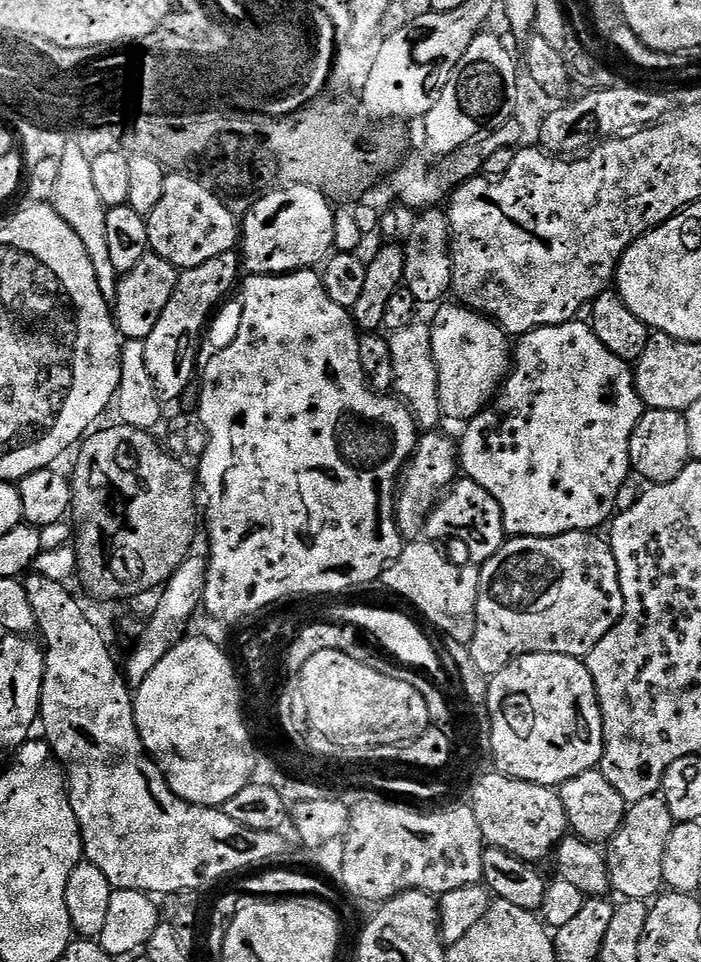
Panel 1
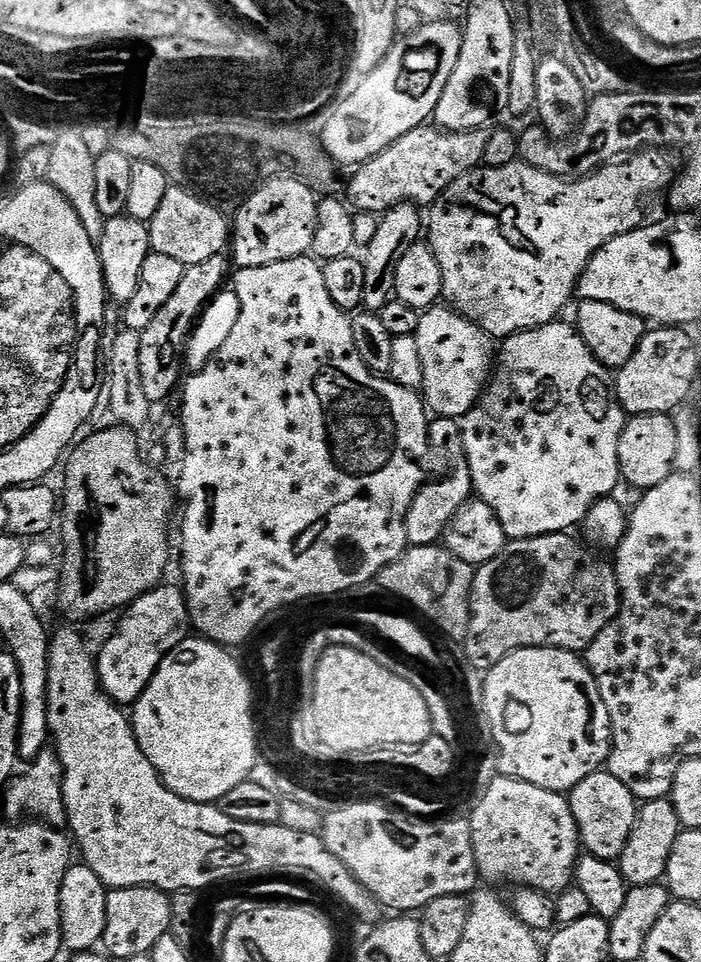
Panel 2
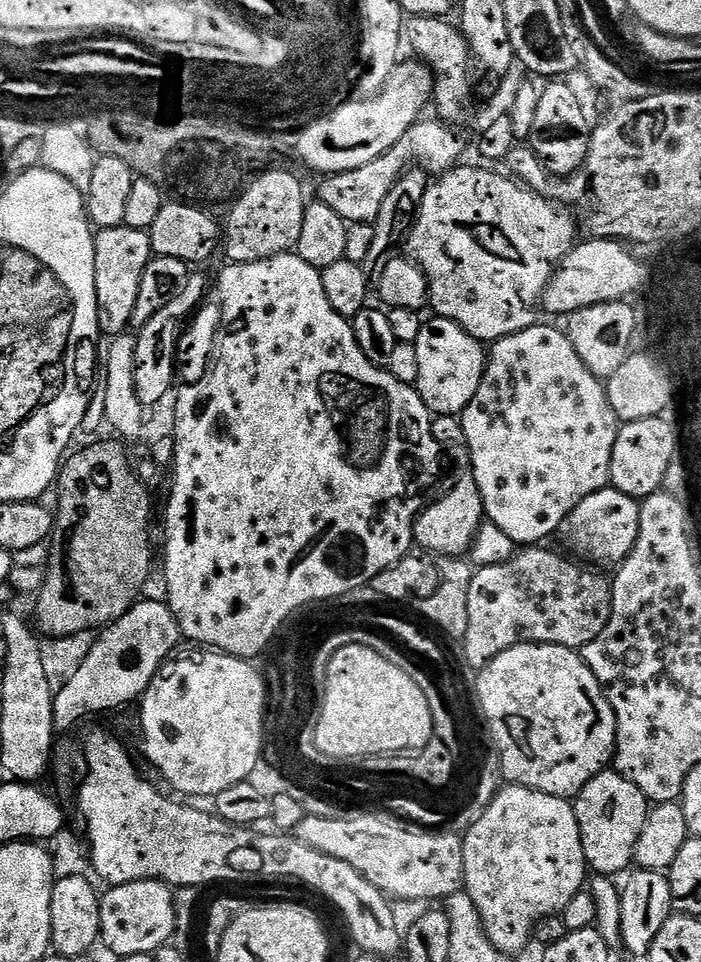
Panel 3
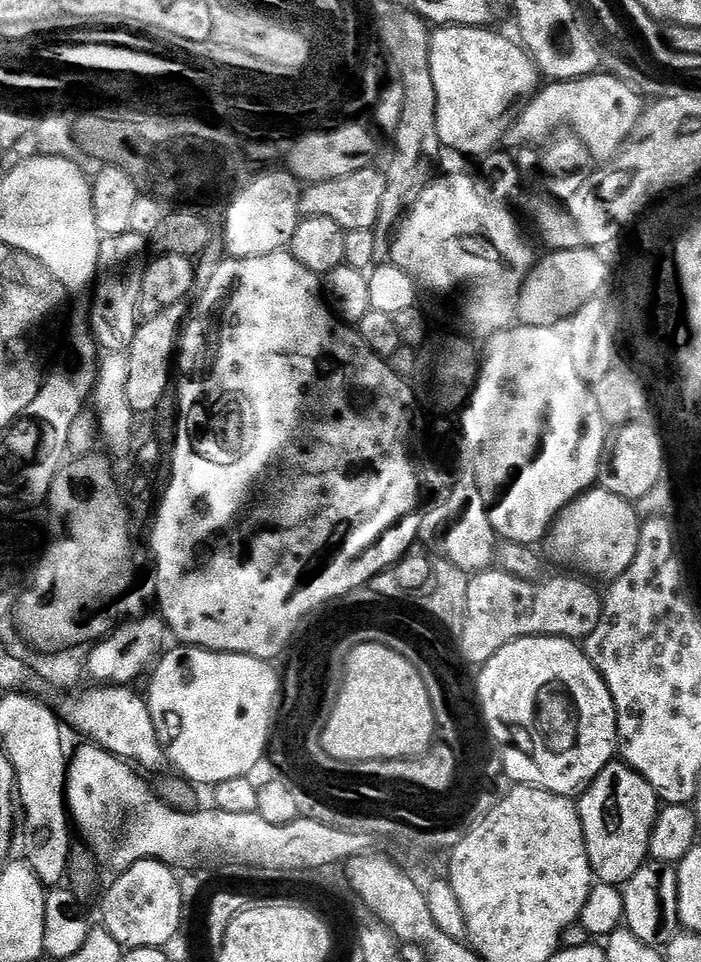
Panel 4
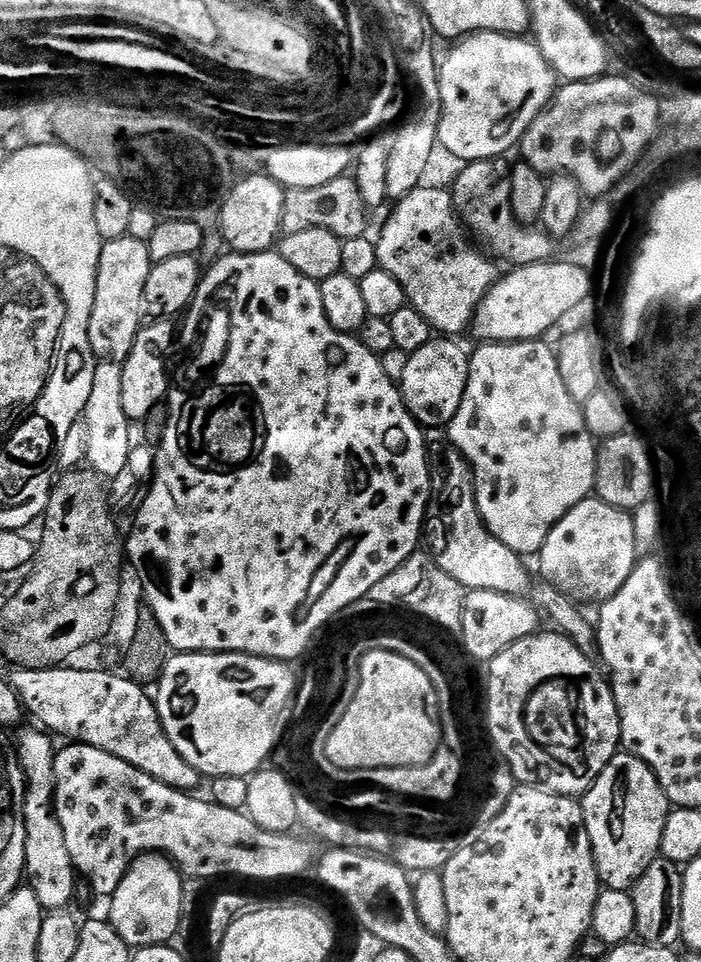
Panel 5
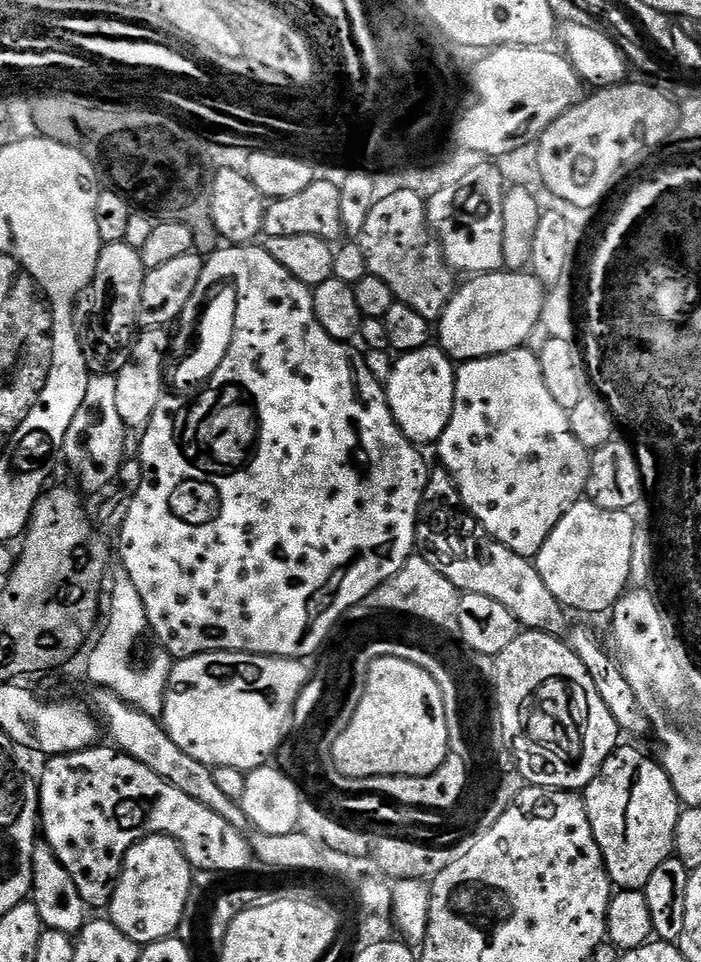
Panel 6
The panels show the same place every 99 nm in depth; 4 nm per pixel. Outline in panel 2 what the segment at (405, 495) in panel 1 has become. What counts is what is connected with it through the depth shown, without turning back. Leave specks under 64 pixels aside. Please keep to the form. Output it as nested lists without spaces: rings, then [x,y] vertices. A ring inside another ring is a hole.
[[[445,416],[435,417],[428,425],[428,443],[435,451],[437,448],[440,452],[448,452],[449,458],[452,459],[452,469],[449,470],[448,476],[442,477],[441,480],[433,479],[425,484],[406,514],[406,538],[409,545],[414,548],[436,544],[443,537],[449,522],[474,496],[470,466],[468,459],[464,457],[464,439],[460,429],[460,420],[451,420]]]

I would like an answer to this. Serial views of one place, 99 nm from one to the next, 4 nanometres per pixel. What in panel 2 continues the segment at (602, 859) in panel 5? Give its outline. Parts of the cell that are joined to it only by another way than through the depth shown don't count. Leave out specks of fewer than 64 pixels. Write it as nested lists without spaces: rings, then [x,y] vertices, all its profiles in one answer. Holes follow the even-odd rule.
[[[601,770],[582,778],[582,782],[572,789],[570,799],[583,851],[603,860],[619,861],[636,821],[638,801],[633,792],[626,790],[626,786],[608,771]]]

